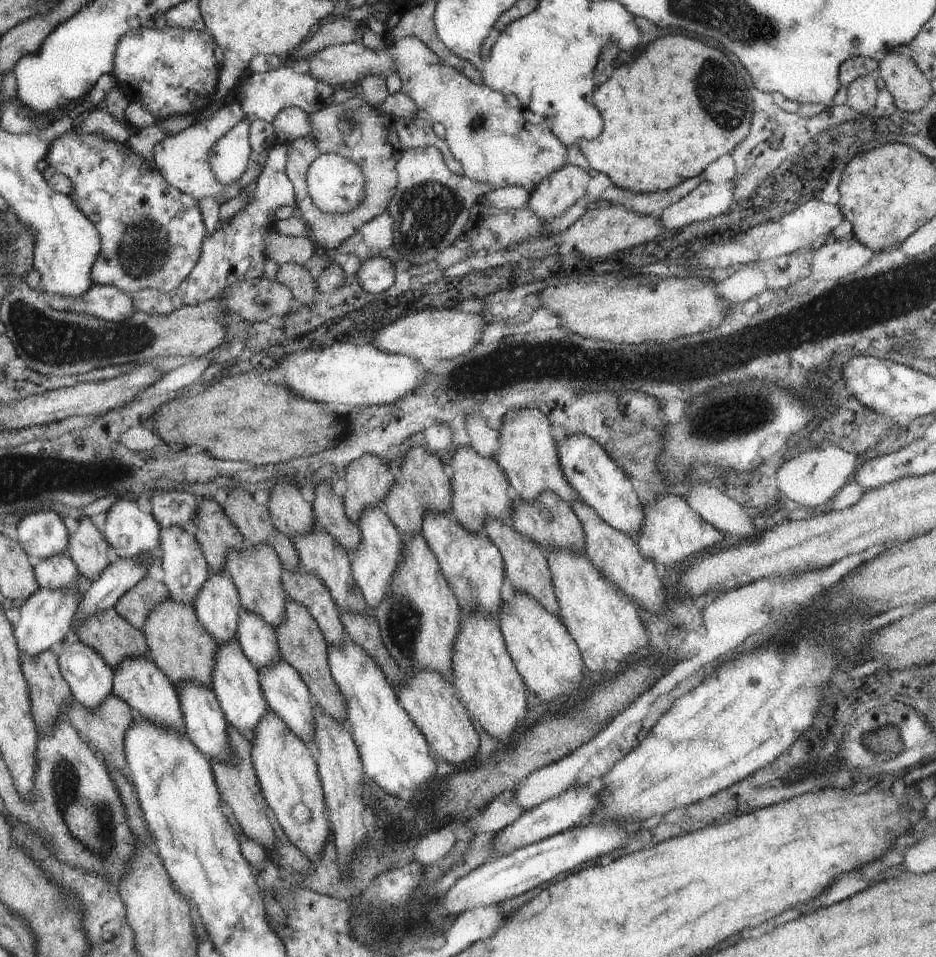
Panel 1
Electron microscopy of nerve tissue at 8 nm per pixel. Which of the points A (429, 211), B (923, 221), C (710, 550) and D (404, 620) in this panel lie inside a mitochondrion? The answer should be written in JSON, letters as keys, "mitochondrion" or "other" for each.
{"A":"mitochondrion","B":"other","C":"other","D":"mitochondrion"}

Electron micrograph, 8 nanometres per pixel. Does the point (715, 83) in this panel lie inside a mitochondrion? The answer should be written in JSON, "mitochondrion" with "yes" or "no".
{"mitochondrion":"yes"}

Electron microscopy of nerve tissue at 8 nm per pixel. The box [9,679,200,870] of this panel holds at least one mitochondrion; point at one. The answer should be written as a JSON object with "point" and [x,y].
{"point":[94,818]}

